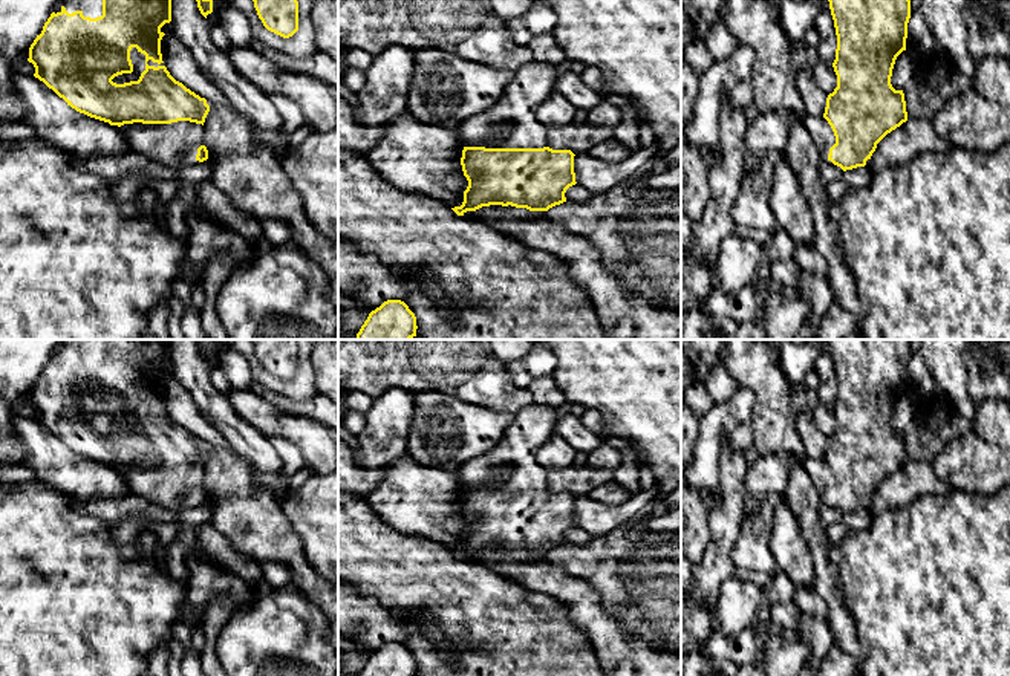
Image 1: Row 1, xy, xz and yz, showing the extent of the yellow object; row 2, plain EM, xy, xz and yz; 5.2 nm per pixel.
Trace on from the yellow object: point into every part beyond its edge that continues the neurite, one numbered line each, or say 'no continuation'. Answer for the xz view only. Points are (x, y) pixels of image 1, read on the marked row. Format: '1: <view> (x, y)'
1: xz (510, 123)

